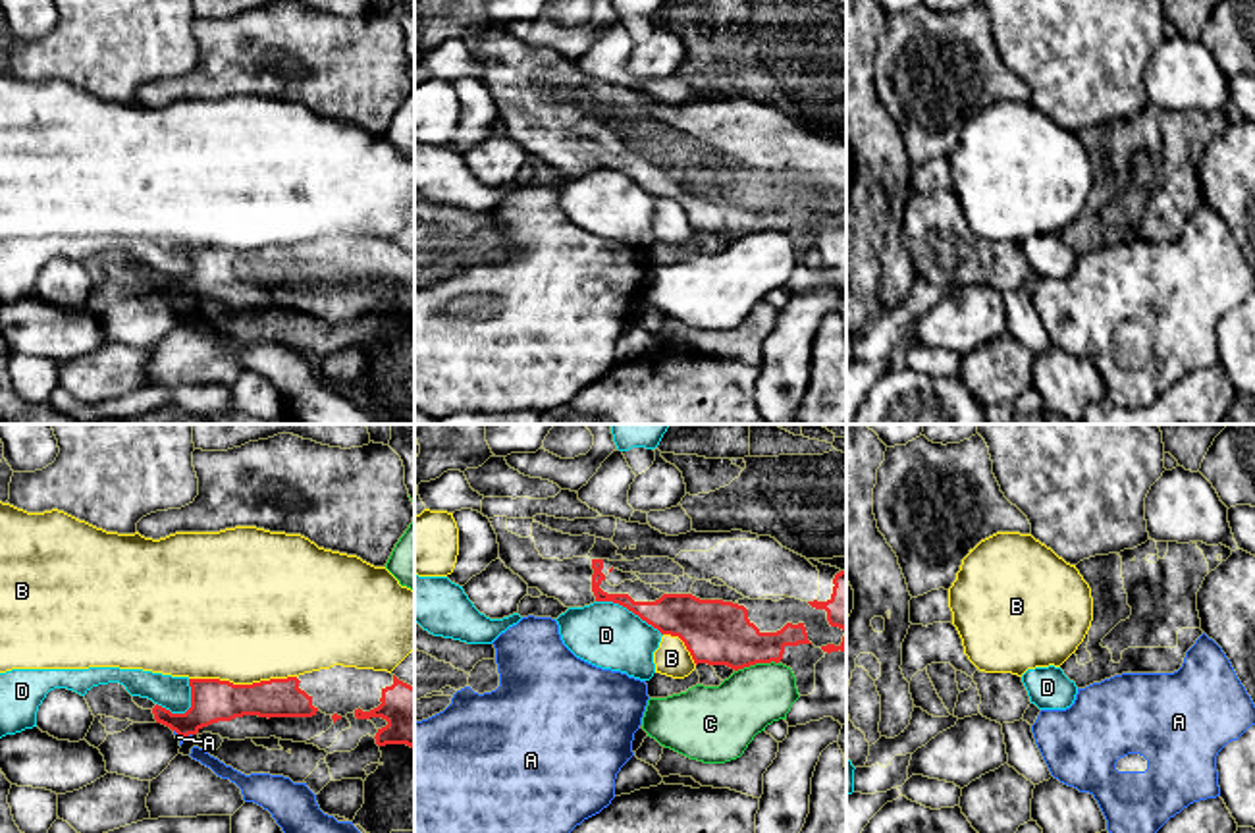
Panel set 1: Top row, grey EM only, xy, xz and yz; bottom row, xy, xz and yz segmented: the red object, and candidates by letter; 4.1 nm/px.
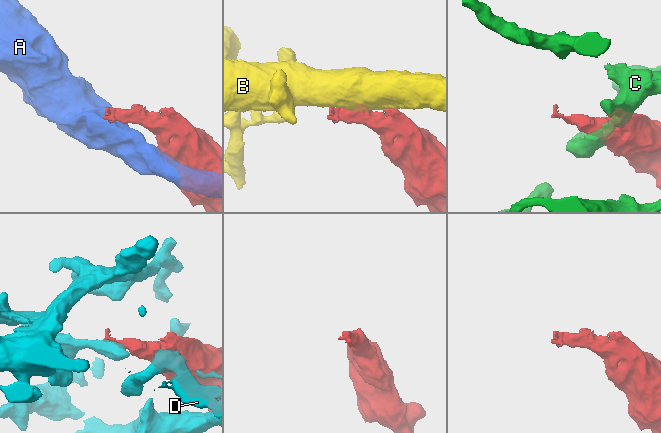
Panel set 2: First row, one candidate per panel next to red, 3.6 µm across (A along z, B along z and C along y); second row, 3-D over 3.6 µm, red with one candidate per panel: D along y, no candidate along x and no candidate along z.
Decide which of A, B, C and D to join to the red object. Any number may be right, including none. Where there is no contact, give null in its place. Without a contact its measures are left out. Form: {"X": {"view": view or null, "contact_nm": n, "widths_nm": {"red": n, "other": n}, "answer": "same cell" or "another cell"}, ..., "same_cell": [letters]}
{"A": {"view": "xy", "contact_nm": 80, "widths_nm": {"red": 180, "other": 20}, "answer": "another cell"}, "B": {"view": "xy", "contact_nm": 440, "widths_nm": {"red": 180, "other": 480}, "answer": "another cell"}, "C": {"view": "xz", "contact_nm": 190, "widths_nm": {"red": 280, "other": 260}, "answer": "another cell"}, "D": {"view": "xz", "contact_nm": 320, "widths_nm": {"red": 190, "other": 280}, "answer": "another cell"}, "same_cell": []}

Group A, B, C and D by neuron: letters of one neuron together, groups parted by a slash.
A / B / C / D

